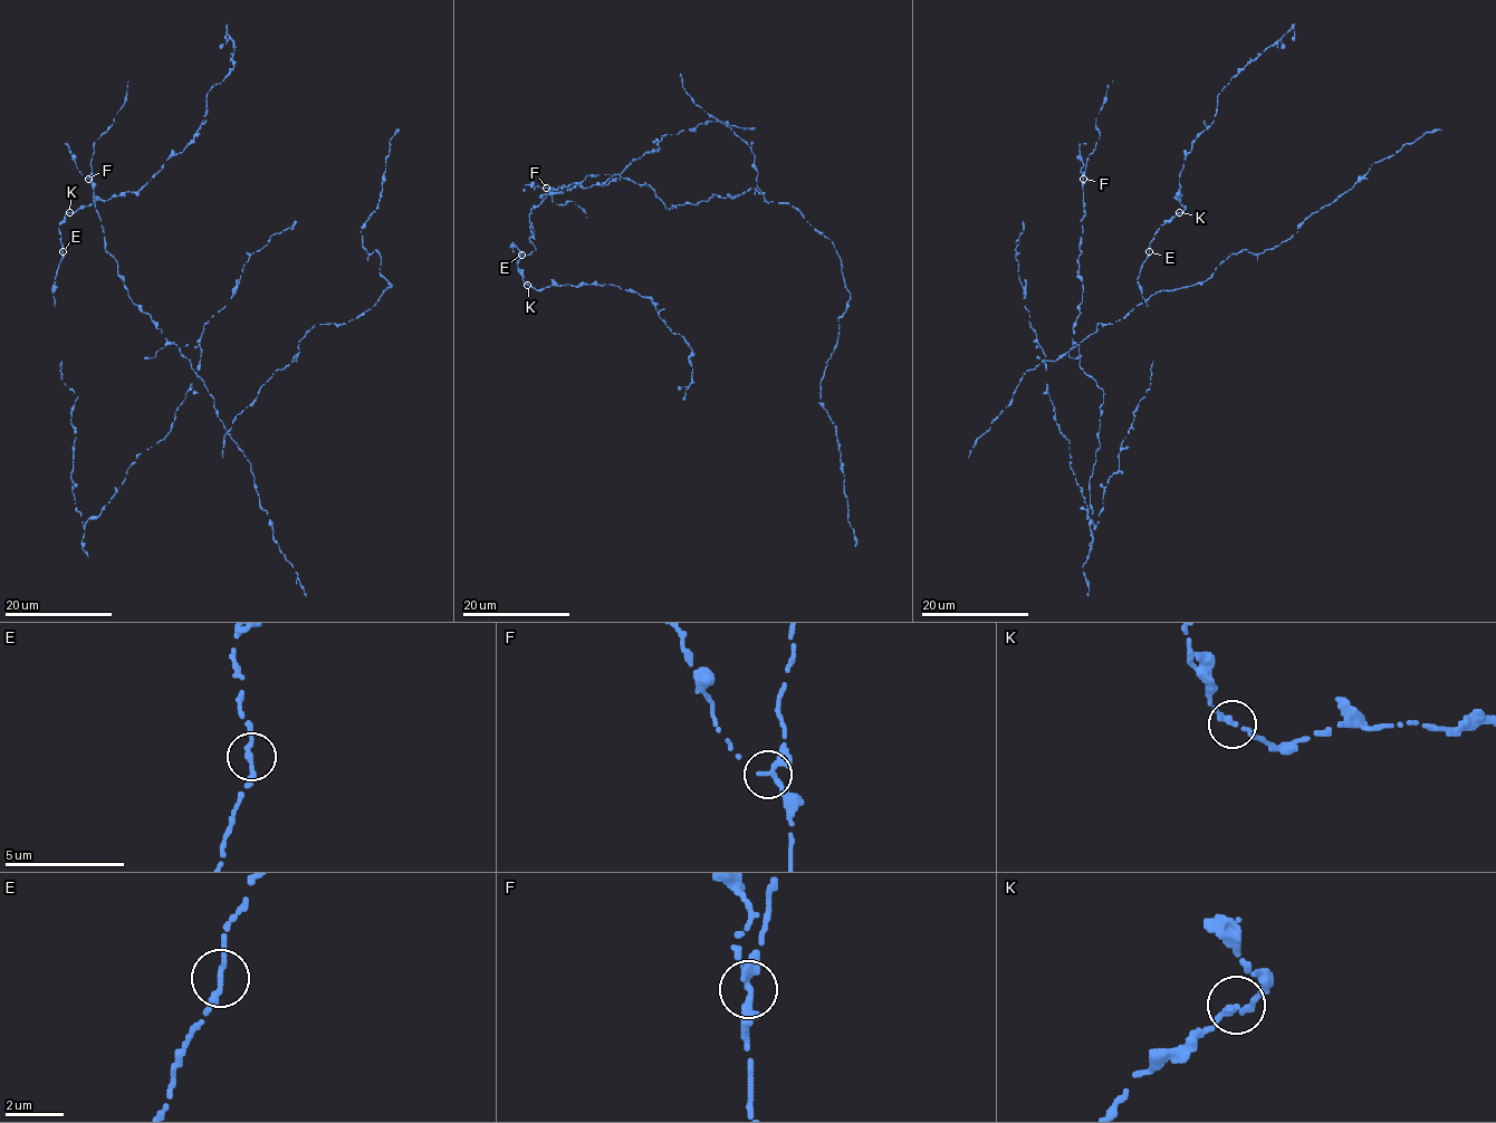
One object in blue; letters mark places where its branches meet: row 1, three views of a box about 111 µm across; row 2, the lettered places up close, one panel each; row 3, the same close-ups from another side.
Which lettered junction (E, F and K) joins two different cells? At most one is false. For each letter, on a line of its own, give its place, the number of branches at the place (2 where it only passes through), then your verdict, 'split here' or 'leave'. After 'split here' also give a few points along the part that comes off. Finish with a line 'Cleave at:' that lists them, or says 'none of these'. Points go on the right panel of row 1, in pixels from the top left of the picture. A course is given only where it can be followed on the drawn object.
E: (1149, 251) | 2 | leave
F: (1083, 179) | 3 | leave
K: (1179, 212) | 2 | leave
Cleave at: none of these

